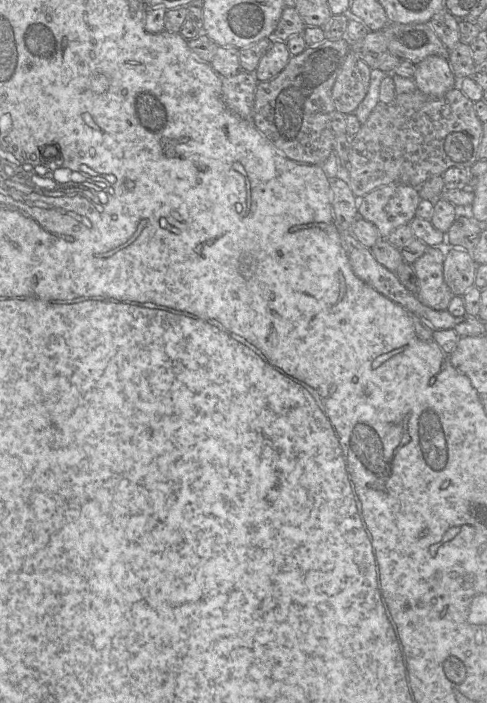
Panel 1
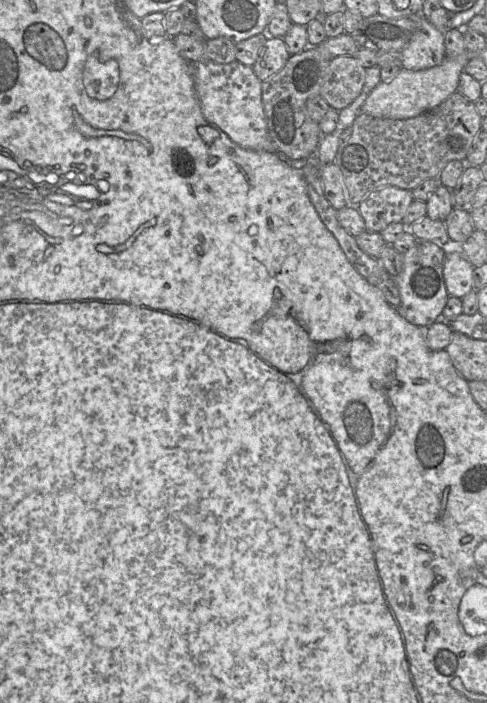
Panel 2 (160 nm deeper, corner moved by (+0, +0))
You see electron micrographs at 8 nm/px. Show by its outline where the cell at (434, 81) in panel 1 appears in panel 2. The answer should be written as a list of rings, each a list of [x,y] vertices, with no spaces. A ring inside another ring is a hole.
[[[422,14],[410,15],[408,17],[414,19],[417,29],[409,44],[401,51],[402,68],[419,71],[441,64],[446,58],[443,32],[439,31],[432,24],[430,24]]]

